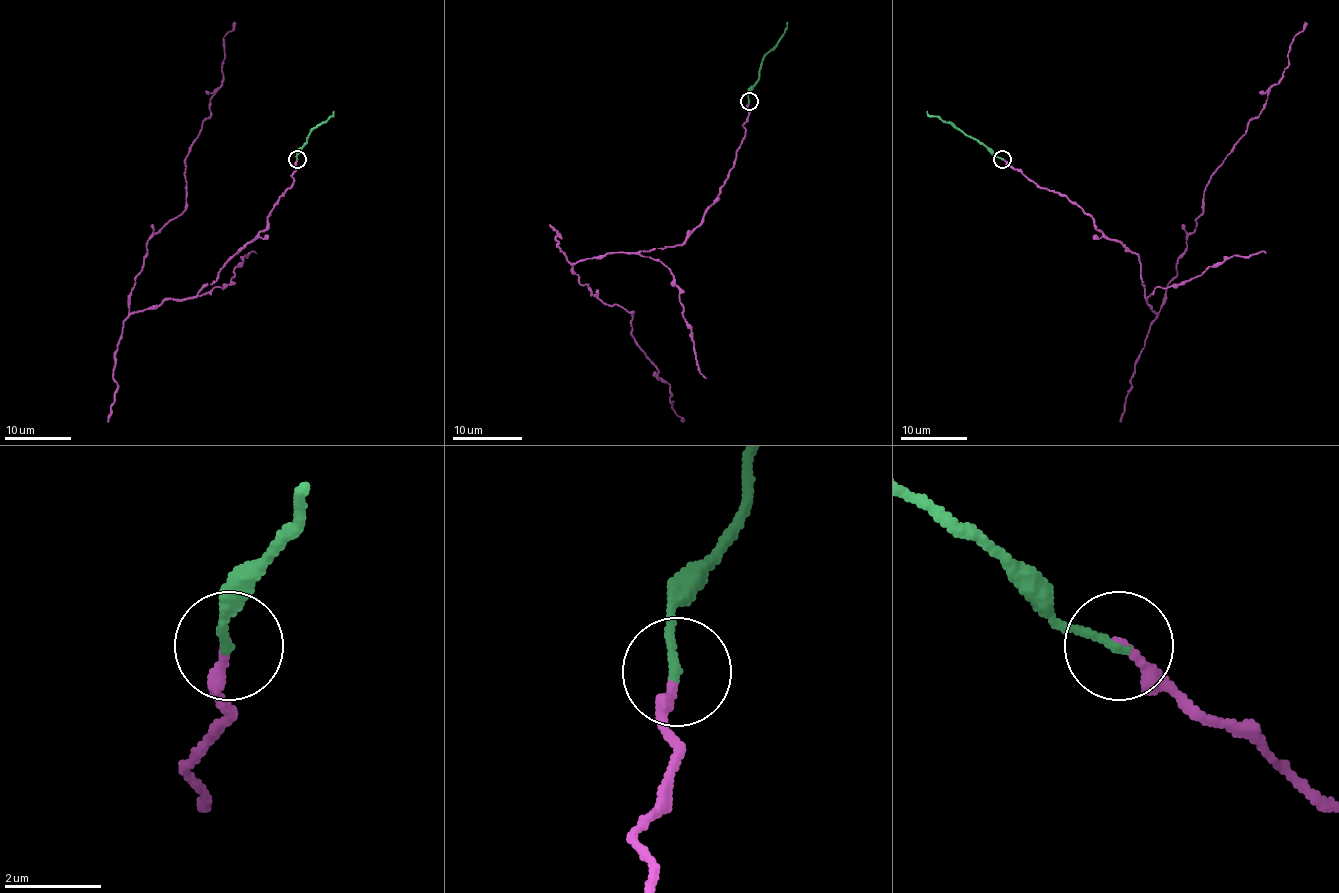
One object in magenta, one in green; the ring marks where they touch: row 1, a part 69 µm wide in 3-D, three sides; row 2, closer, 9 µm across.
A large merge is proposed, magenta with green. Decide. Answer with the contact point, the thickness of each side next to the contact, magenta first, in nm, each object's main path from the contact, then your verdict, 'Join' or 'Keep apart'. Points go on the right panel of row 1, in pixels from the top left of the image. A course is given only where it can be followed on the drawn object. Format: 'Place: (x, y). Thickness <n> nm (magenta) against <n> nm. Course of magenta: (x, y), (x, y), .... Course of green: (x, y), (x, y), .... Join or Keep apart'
Place: (1002, 159). Thickness 180 nm (magenta) against 180 nm. Course of magenta: (1002, 158), (1138, 256), (1158, 312), (1204, 188), (1278, 82), (1305, 21). Course of green: (1002, 158), (926, 110). Join

